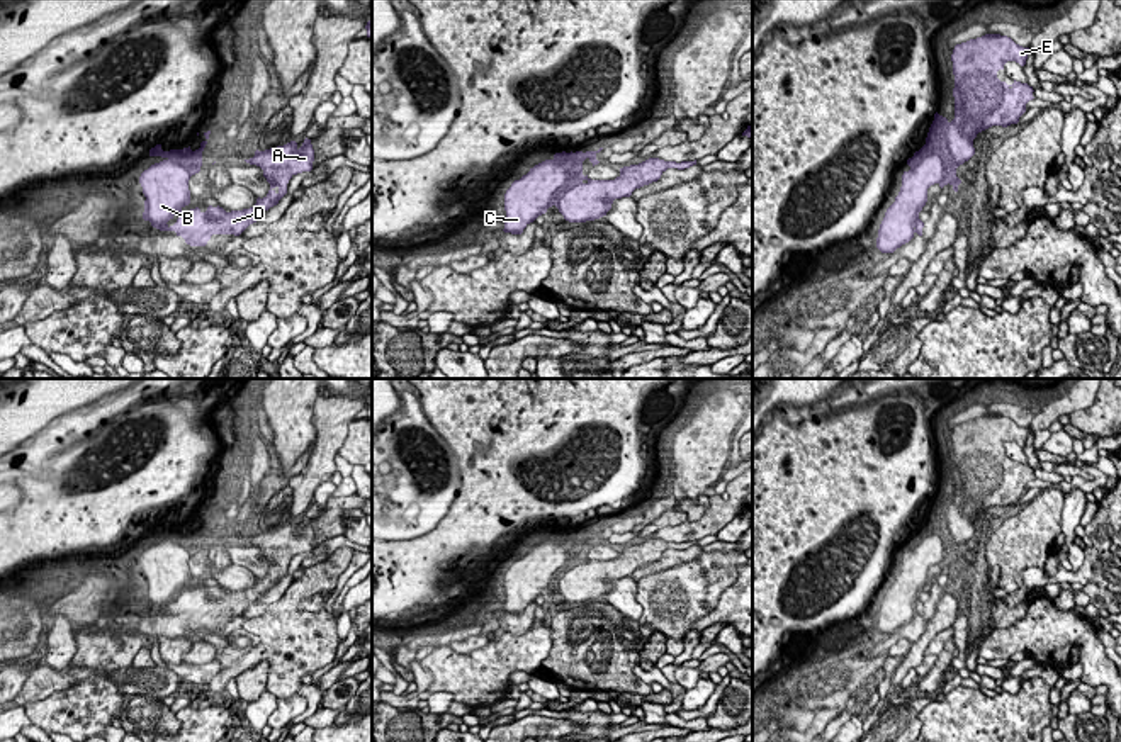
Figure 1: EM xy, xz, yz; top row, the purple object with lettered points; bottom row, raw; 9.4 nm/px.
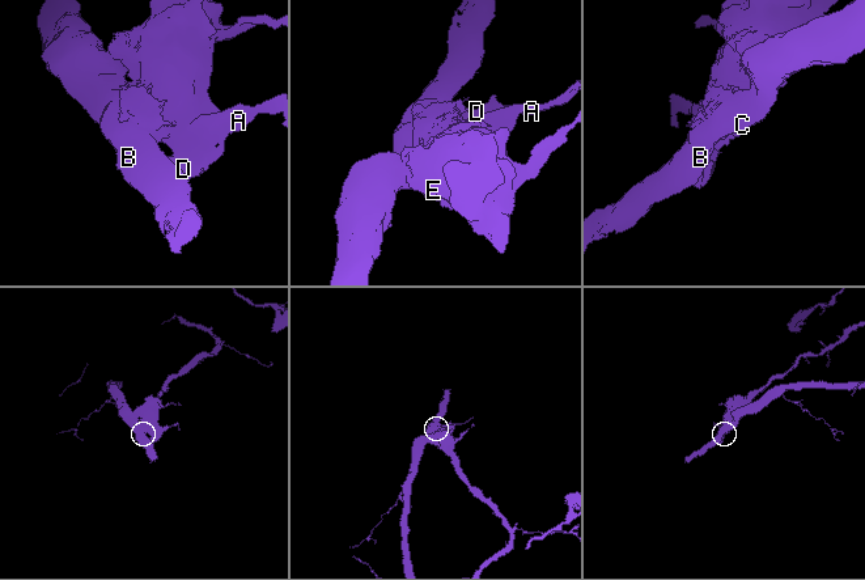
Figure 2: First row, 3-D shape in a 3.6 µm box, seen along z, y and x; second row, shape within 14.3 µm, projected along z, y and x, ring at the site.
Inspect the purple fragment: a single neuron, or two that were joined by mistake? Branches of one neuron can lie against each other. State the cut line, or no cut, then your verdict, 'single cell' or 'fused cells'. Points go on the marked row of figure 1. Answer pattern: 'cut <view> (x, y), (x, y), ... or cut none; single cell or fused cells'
cut yz (945, 167), (938, 155), (928, 153), (911, 168); fused cells

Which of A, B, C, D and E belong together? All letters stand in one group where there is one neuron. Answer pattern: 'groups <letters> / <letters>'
groups A D E / B C

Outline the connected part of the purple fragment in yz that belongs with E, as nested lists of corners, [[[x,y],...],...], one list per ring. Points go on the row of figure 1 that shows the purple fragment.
[[[985,34],[982,37],[956,44],[951,54],[955,75],[955,119],[949,122],[936,112],[926,144],[907,160],[907,165],[914,168],[927,155],[939,155],[944,166],[939,187],[943,188],[949,183],[953,190],[958,192],[961,180],[956,177],[956,168],[975,155],[973,139],[977,134],[992,126],[1007,127],[1011,124],[1017,124],[1019,117],[1026,112],[1026,104],[1034,98],[1034,90],[1028,83],[1014,80],[1012,85],[1007,85],[997,78],[997,71],[1004,70],[1007,61],[1016,61],[1024,66],[1028,54],[1029,48],[1022,48],[1011,37],[1000,34]]]

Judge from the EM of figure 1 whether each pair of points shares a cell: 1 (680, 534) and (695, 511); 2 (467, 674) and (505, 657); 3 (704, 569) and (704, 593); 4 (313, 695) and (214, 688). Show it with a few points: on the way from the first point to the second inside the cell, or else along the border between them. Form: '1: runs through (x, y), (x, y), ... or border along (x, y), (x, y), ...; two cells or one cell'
1: border along (710, 498), (709, 508), (697, 520), (687, 520); two cells
2: runs through (476, 674), (483, 674), (496, 661); one cell
3: runs through (704, 574), (704, 588); one cell
4: border along (303, 685), (296, 691); two cells

